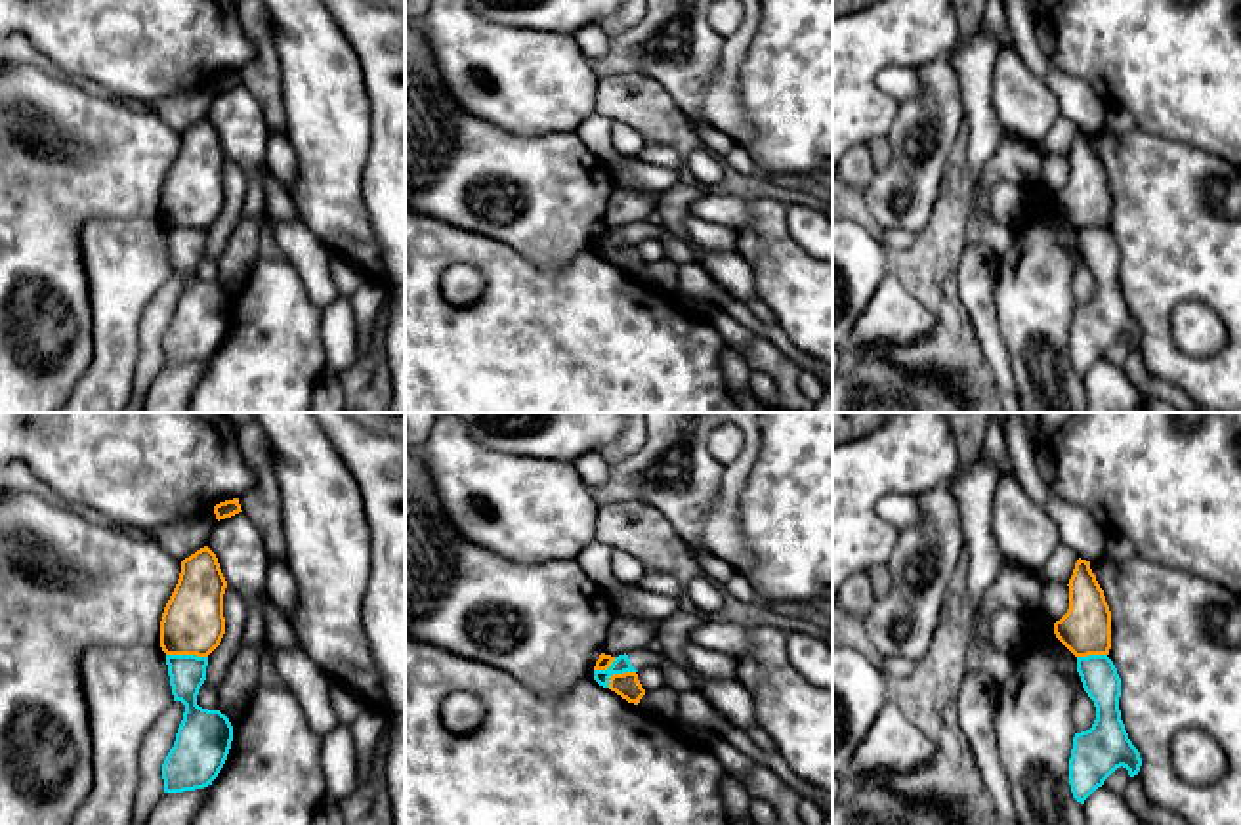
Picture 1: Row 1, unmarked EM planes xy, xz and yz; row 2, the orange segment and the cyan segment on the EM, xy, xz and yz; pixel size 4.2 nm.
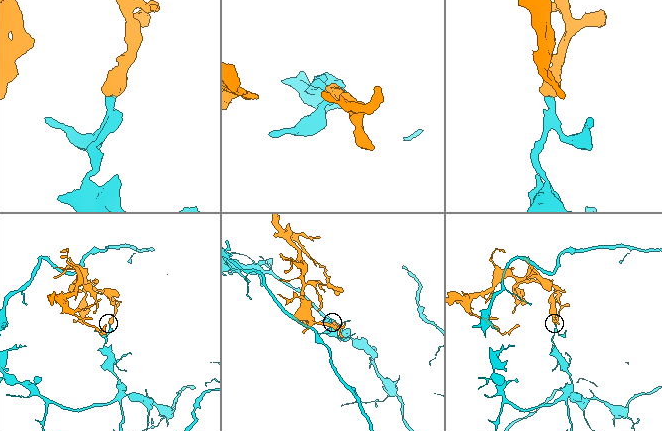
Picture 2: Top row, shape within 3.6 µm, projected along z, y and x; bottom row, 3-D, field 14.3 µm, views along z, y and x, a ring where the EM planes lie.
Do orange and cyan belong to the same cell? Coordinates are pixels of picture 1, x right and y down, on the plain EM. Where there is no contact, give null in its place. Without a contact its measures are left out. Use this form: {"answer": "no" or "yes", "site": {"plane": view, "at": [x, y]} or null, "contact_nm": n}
{"answer": "no", "site": {"plane": "xy", "at": [188, 226]}, "contact_nm": 180}

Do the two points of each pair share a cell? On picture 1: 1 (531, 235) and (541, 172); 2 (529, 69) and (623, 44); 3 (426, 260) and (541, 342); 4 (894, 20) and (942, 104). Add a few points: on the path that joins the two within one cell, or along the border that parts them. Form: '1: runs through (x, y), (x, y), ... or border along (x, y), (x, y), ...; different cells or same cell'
1: runs through (541, 220), (541, 188); same cell
2: border along (587, 58), (598, 81); different cells
3: runs through (430, 296), (476, 342), (504, 342); same cell
4: border along (949, 50), (915, 65); different cells

